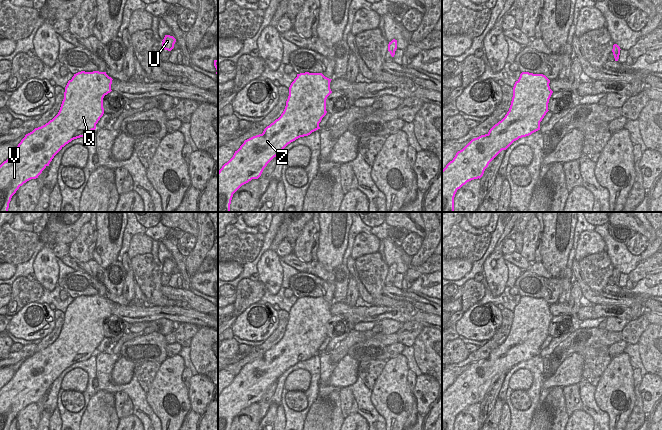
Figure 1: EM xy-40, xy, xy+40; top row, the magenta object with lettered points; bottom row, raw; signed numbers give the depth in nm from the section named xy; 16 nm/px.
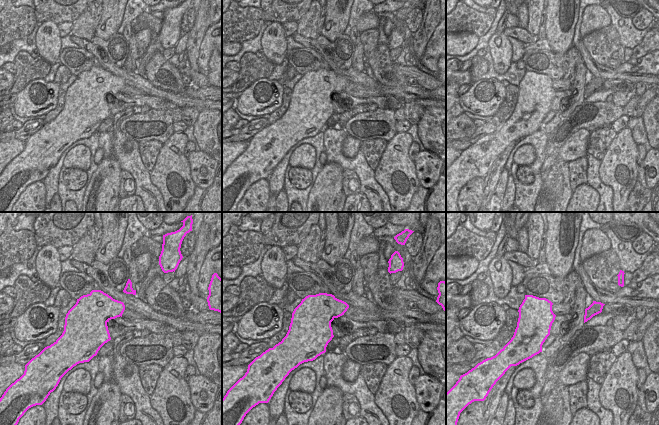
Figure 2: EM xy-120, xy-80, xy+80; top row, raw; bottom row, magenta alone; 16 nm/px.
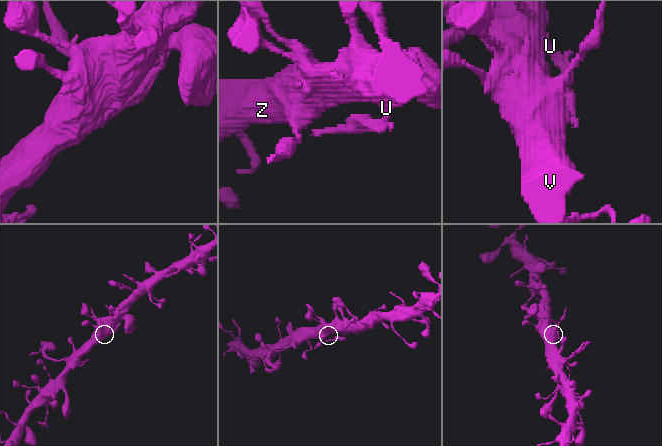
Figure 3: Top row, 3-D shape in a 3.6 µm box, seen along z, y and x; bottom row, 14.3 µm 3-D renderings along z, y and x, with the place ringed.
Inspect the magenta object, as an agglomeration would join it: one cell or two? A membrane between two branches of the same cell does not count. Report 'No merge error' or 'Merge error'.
No merge error.

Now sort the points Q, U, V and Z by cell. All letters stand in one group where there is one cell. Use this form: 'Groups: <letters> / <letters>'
Groups: Q U V Z

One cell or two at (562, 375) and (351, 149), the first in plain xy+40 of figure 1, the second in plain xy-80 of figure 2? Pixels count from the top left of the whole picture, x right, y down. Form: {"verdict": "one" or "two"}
{"verdict": "one"}

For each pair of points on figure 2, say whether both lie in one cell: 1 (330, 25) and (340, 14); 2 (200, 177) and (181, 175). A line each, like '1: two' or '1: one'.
1: one
2: two

